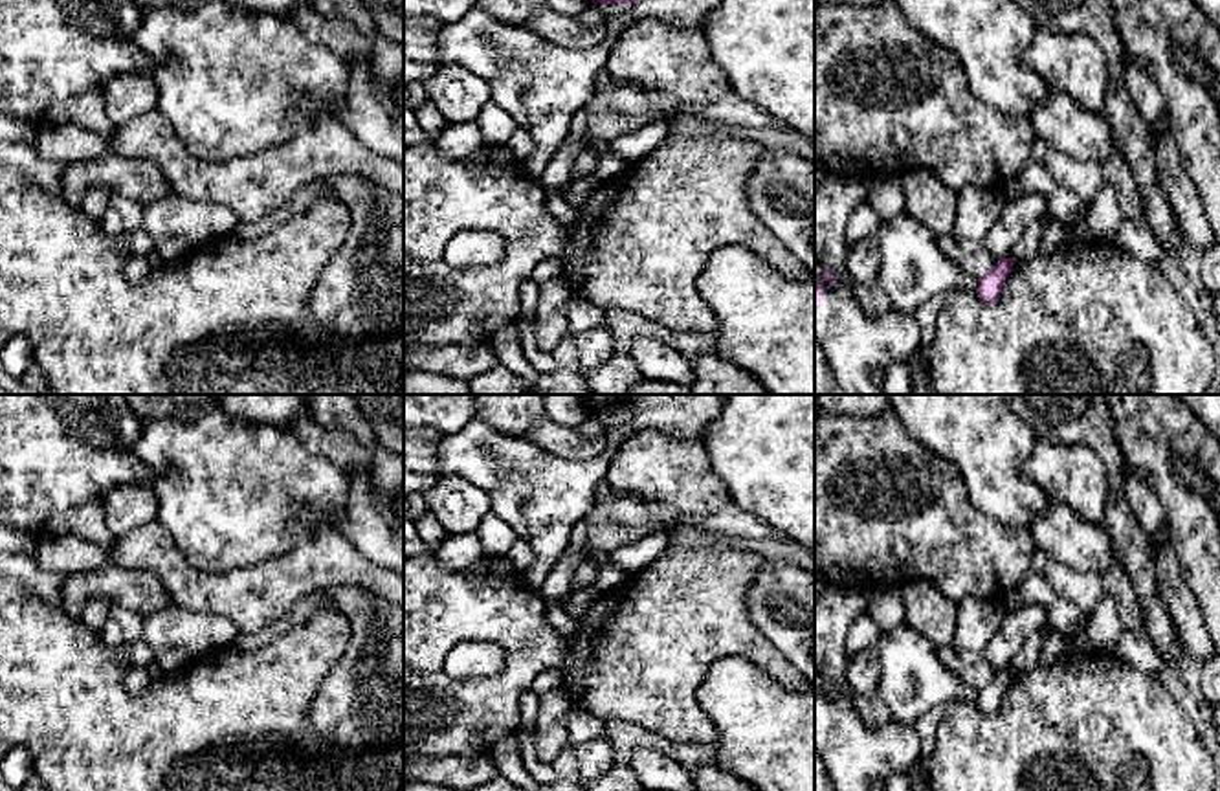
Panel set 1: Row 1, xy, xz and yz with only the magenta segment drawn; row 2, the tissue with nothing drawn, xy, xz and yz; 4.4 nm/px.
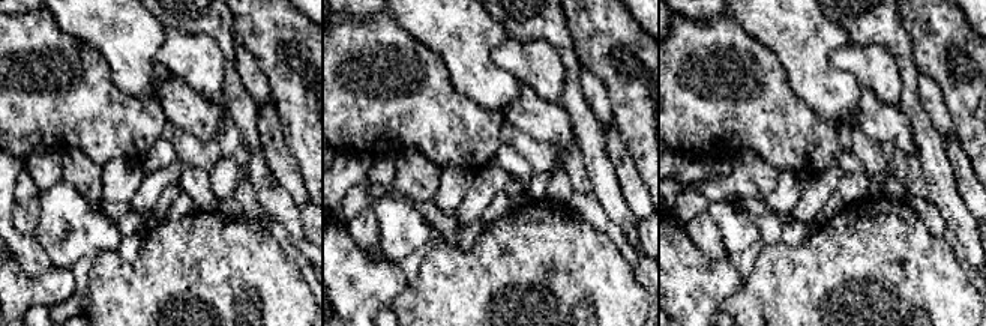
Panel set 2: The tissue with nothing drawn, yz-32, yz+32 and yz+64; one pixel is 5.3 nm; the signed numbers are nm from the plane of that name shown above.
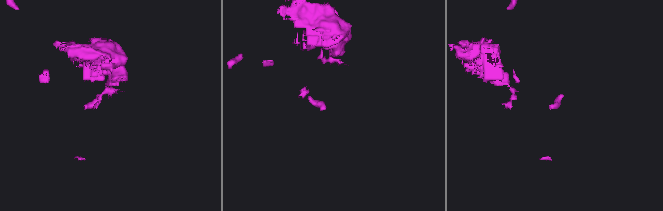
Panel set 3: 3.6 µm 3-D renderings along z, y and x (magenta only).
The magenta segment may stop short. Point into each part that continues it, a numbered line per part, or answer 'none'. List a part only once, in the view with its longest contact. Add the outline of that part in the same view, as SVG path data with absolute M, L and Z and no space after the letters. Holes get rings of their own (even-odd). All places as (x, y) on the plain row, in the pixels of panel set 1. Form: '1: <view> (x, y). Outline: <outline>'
1: xz (681, 415). Outline: M591 395L591 402L629 404L638 415L594 415L605 435L622 428L627 435L653 428L681 439L703 442L706 426L719 417L725 395Z

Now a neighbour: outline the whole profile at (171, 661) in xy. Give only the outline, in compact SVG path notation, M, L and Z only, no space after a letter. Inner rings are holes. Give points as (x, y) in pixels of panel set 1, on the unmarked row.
M172 648L165 650L161 653L156 653L154 659L154 672L158 674L178 674L187 668L191 663L191 655L183 648Z

